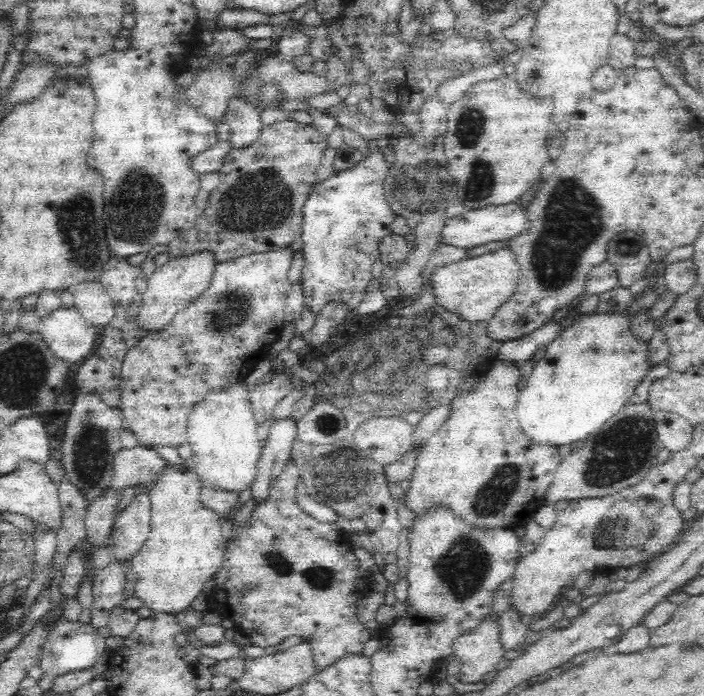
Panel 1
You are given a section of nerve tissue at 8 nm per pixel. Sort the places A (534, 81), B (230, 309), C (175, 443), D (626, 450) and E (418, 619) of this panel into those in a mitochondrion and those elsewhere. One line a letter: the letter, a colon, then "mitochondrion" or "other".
A: mitochondrion
B: mitochondrion
C: other
D: mitochondrion
E: other

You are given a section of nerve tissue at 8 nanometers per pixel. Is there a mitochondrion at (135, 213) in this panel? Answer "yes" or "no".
yes

